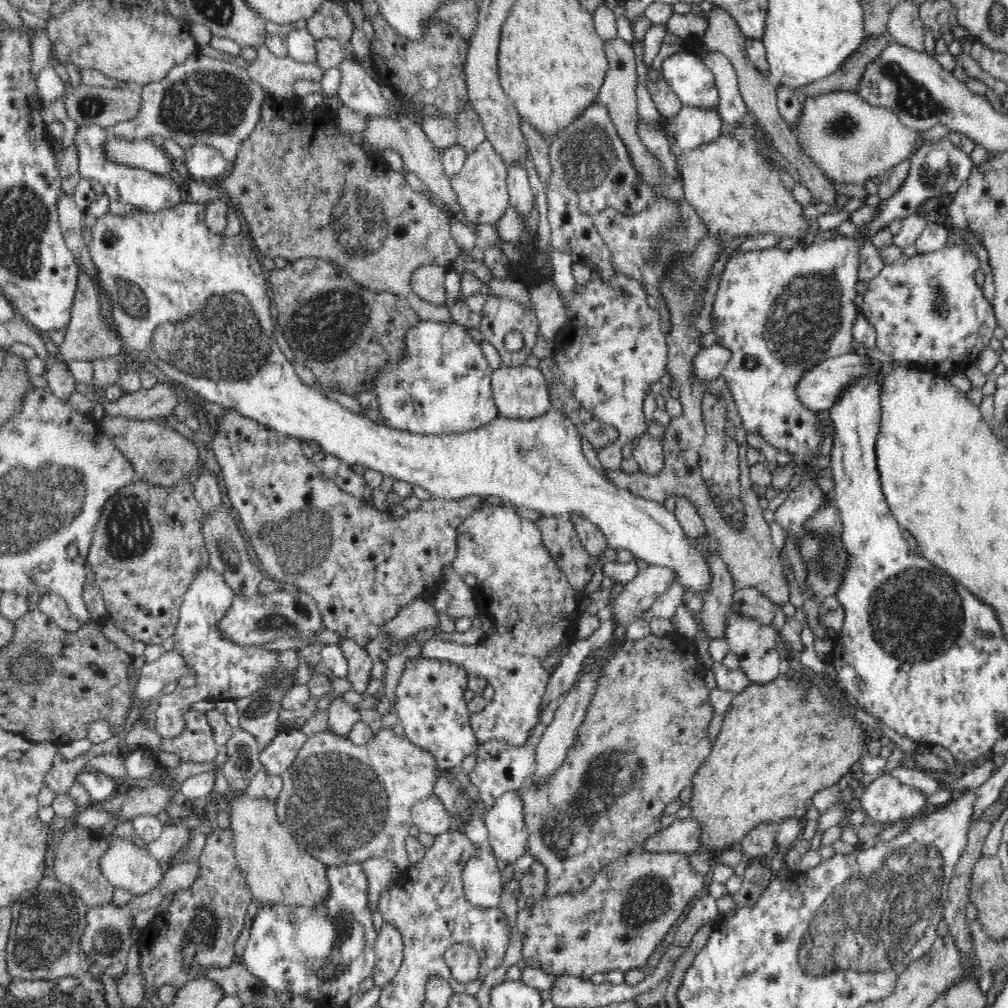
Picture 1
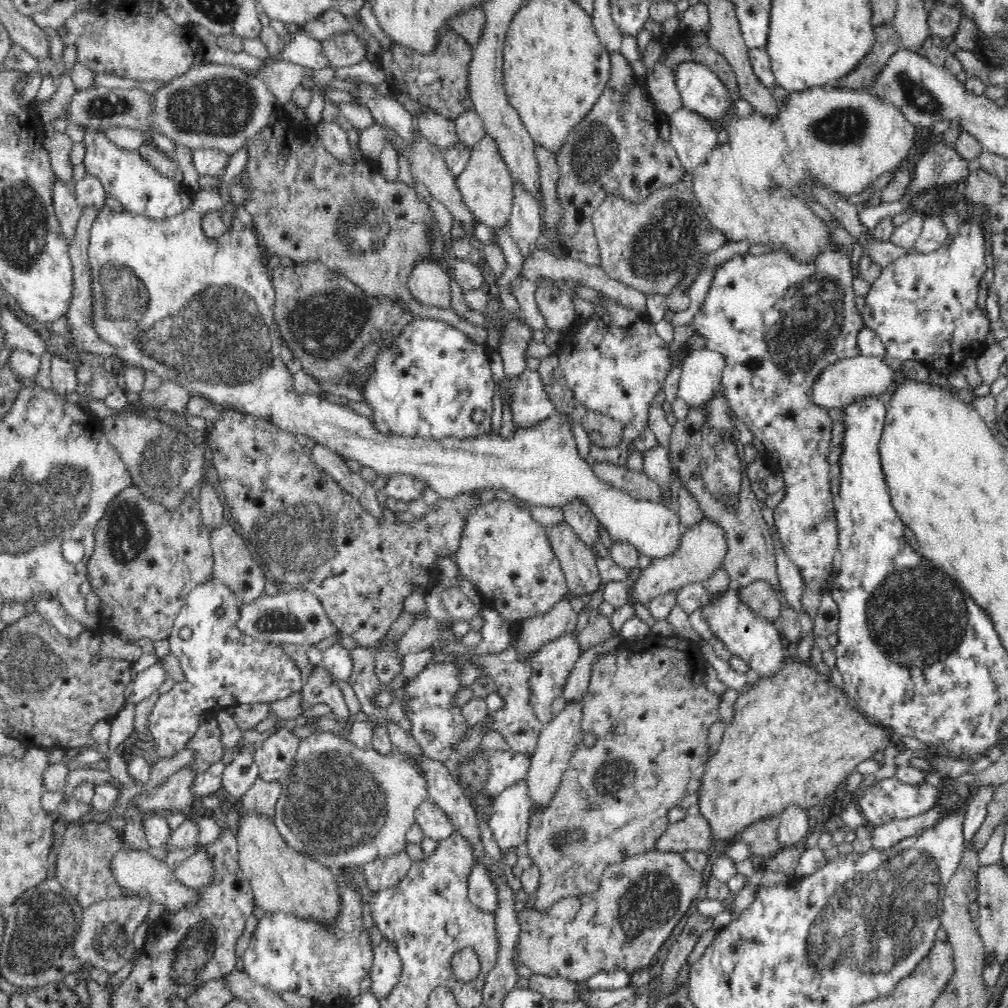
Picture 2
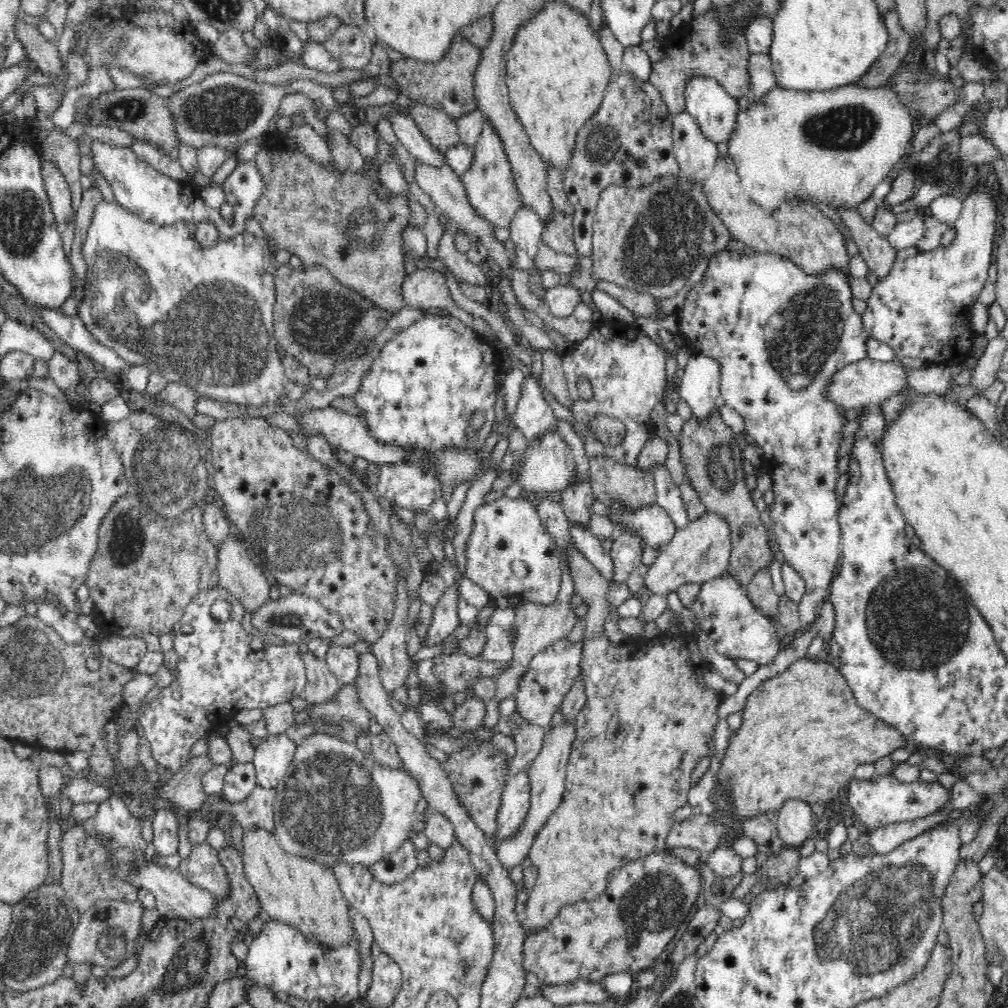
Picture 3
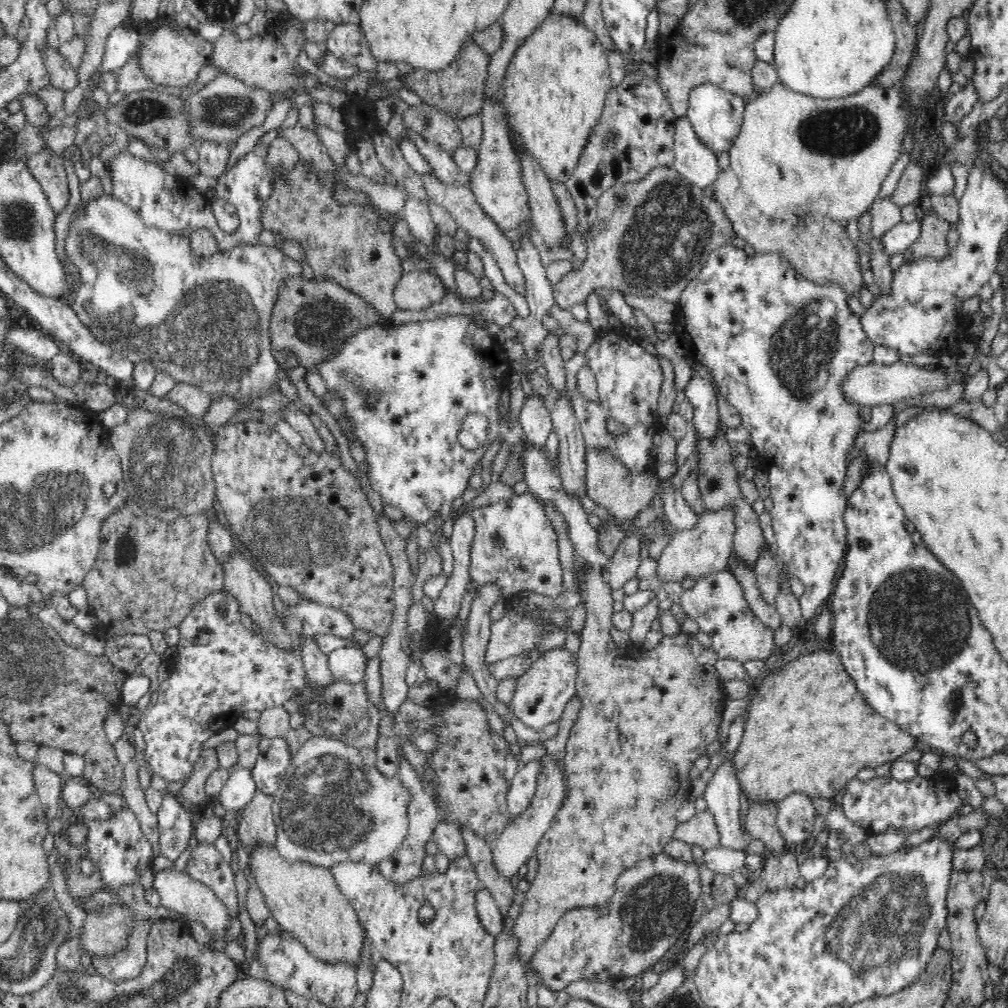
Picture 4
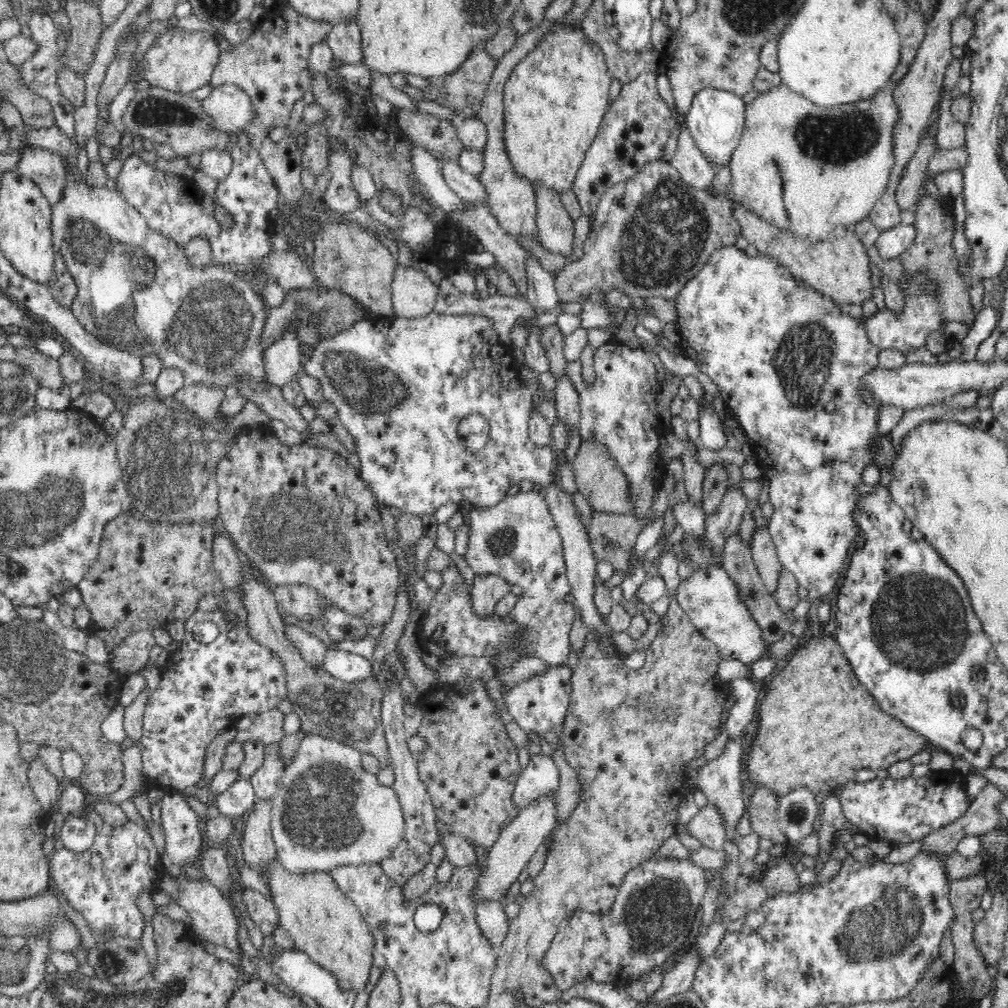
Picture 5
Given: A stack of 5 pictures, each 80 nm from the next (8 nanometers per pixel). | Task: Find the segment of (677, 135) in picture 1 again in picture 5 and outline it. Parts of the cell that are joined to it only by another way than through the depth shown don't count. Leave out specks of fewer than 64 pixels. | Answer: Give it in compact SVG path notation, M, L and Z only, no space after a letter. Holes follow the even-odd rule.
M686 124L680 128L678 146L669 163L680 173L683 182L703 191L712 184L718 170L698 150Z

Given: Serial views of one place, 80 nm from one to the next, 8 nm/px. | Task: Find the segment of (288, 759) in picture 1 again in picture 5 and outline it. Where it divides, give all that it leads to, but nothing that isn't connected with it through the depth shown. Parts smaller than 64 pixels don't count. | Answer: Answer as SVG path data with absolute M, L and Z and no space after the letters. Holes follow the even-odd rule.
M279 744L264 745L264 763L249 779L256 794L256 801L273 800L279 790L280 778L285 774L286 764L282 763L278 747Z

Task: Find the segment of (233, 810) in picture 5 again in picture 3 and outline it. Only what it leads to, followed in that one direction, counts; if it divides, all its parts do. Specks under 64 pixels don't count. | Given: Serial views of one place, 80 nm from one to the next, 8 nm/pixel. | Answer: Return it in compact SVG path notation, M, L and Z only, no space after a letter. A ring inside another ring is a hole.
M253 763L230 765L224 778L222 794L225 801L234 806L250 797L252 790L258 786L256 770Z

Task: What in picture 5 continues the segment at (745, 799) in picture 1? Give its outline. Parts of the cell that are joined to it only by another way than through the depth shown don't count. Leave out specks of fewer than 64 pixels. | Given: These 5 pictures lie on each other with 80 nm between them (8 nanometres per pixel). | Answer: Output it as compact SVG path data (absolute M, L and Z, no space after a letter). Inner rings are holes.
M812 637L804 647L793 651L787 665L766 682L765 696L758 700L759 726L753 745L746 750L746 772L757 788L768 788L780 798L796 788L808 788L812 793L831 793L838 786L855 779L858 770L888 769L899 761L910 761L914 754L926 748L926 739L906 727L902 721L880 709L872 693L858 681L852 665L842 653L836 638Z

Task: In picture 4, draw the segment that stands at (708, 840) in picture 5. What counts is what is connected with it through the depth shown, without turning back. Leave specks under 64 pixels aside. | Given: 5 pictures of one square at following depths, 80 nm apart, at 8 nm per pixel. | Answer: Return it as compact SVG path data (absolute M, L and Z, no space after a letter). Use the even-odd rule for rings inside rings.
M707 810L680 823L674 832L674 840L706 850L721 847L720 834L714 816Z

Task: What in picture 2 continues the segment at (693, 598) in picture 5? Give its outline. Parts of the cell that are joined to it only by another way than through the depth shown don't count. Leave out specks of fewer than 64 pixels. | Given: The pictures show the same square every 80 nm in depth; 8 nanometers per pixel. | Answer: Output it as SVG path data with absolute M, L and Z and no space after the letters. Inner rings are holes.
M731 585L711 601L708 600L710 597L706 594L700 610L714 638L720 640L730 654L746 661L754 678L771 677L776 674L783 666L786 653L782 649L782 637L774 627L774 623L752 612L750 607L738 597L738 588L735 586Z

